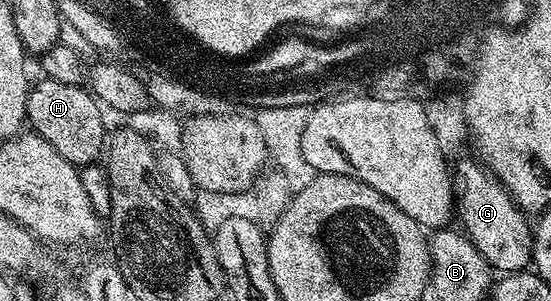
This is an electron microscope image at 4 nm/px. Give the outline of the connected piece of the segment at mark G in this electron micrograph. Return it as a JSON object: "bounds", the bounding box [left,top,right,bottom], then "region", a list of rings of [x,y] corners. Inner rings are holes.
{"bounds":[452,158,534,273],"region":[[[473,158],[462,159],[458,168],[452,171],[452,190],[456,196],[456,219],[459,219],[461,230],[466,238],[472,241],[478,252],[489,261],[491,268],[498,273],[513,273],[524,271],[531,266],[534,250],[534,237],[531,220],[524,214],[522,208],[517,207],[509,191],[486,170],[481,162]]]}

